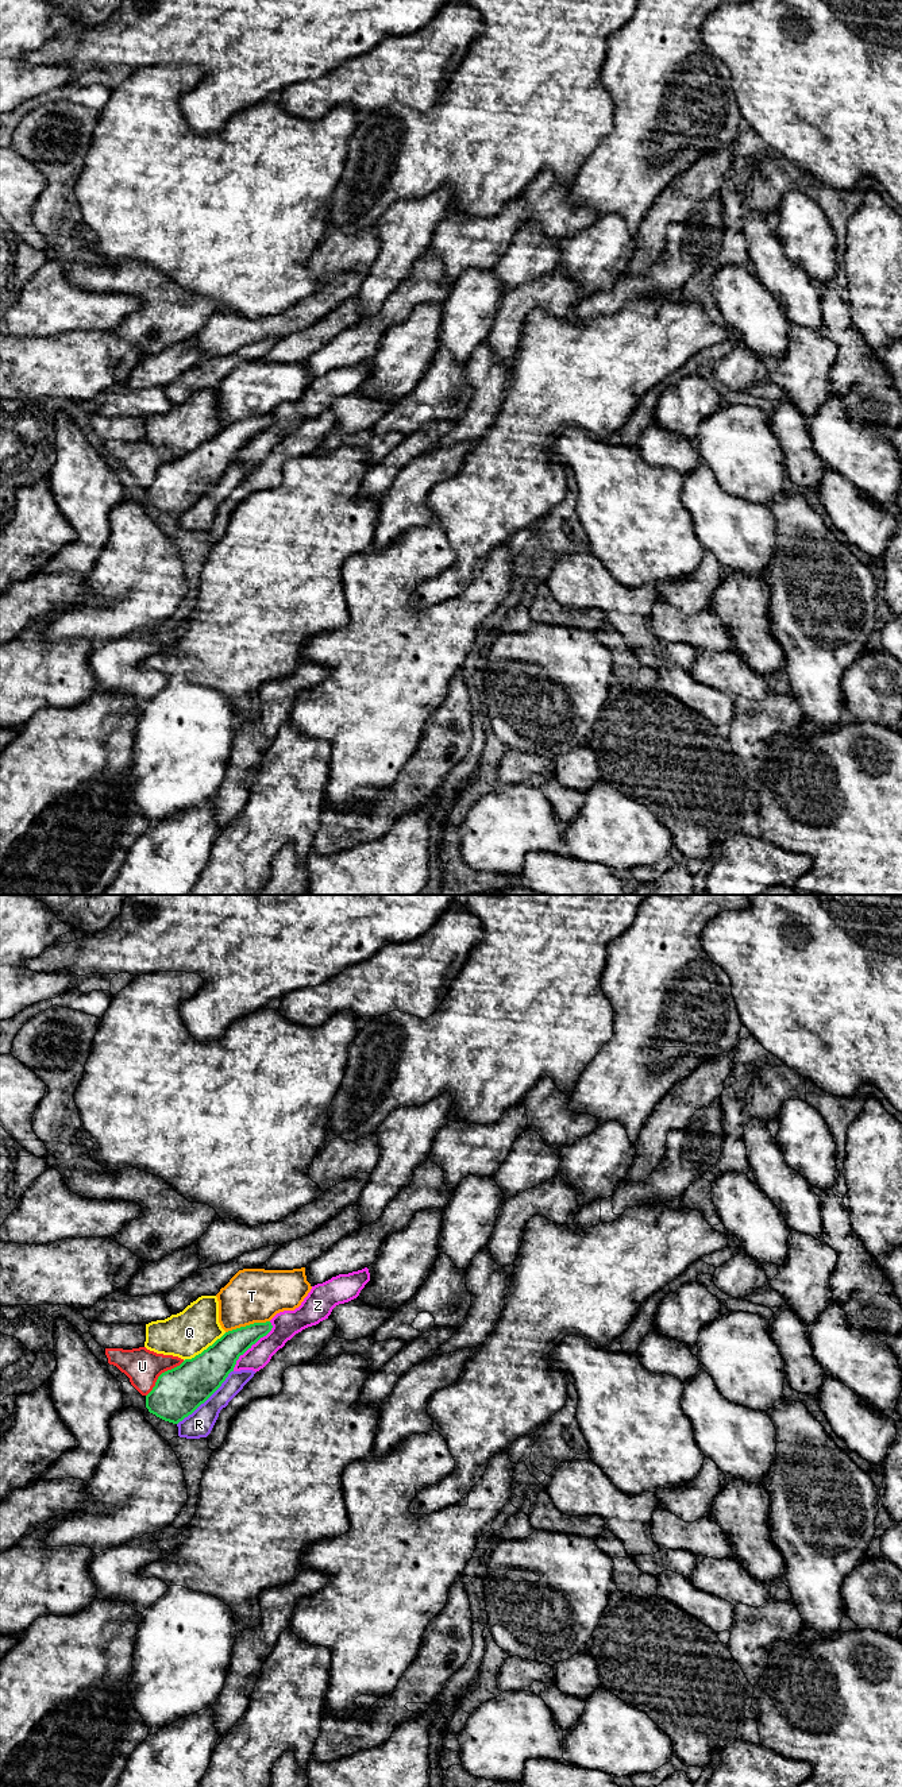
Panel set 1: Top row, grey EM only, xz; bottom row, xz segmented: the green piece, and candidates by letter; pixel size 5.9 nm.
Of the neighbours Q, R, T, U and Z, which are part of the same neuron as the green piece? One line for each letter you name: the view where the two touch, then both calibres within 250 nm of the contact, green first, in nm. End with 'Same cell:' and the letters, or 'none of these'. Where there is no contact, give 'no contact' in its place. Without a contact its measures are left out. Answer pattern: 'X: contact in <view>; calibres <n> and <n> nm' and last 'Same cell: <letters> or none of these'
Same cell: none of these

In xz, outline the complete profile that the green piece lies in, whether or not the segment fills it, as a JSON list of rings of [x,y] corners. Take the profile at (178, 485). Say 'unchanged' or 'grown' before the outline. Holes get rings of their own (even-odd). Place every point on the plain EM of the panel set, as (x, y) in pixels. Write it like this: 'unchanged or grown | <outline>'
unchanged | [[[266,414],[226,425],[201,447],[162,466],[146,489],[146,501],[162,513],[178,517],[221,479],[239,449],[271,421]]]

